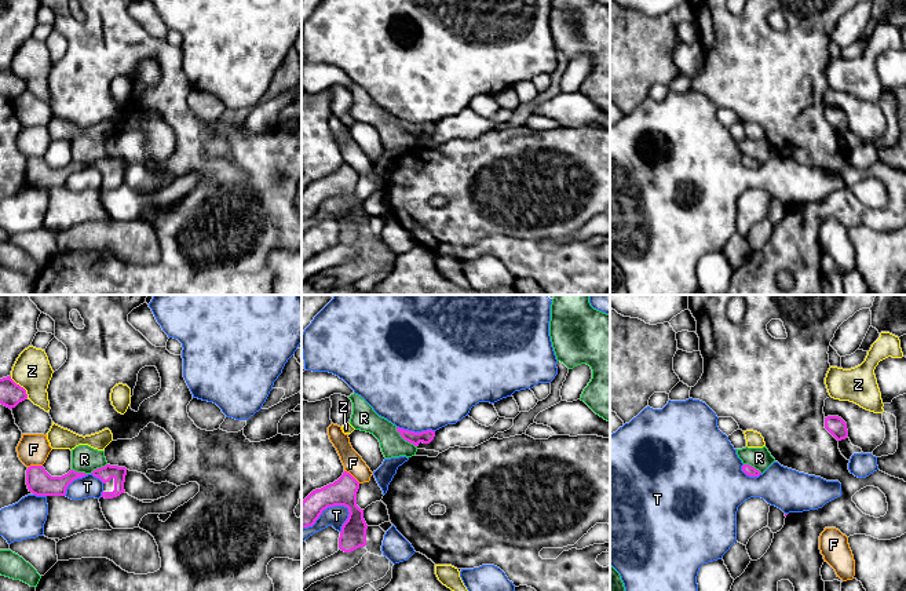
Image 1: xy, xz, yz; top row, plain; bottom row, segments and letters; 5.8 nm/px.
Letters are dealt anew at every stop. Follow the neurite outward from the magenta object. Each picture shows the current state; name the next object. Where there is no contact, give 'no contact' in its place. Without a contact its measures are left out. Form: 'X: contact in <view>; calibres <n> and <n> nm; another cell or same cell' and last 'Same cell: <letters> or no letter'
F: contact in xz; calibres 160 and 120 nm; another cell
R: contact in xz; calibres 80 and 140 nm; another cell
T: contact in xz; calibres 160 and 120 nm; another cell
Z: contact in xy; calibres 140 and 220 nm; another cell
Same cell: no letter

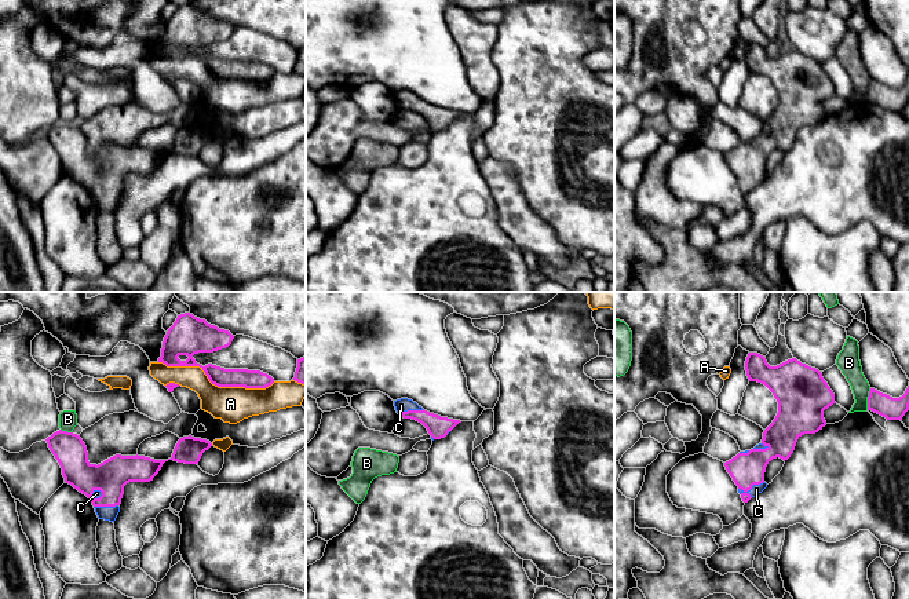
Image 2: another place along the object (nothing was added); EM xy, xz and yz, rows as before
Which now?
A: contact in xy; calibres 120 and 200 nm; another cell
B: contact in yz; calibres 130 and 130 nm; another cell
C: contact in yz; calibres 190 and 60 nm; another cell
Same cell: no letter

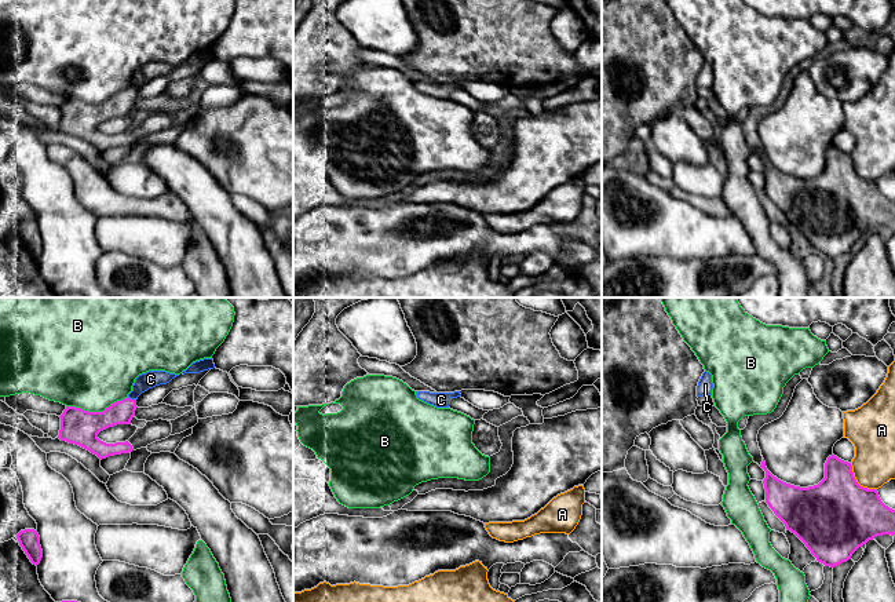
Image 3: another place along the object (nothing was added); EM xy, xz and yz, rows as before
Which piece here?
A: contact in yz; calibres 440 and 240 nm; another cell
B: contact in xy; calibres 200 and 460 nm; another cell
C: contact in xy; calibres 140 and 100 nm; same cell
Same cell: C

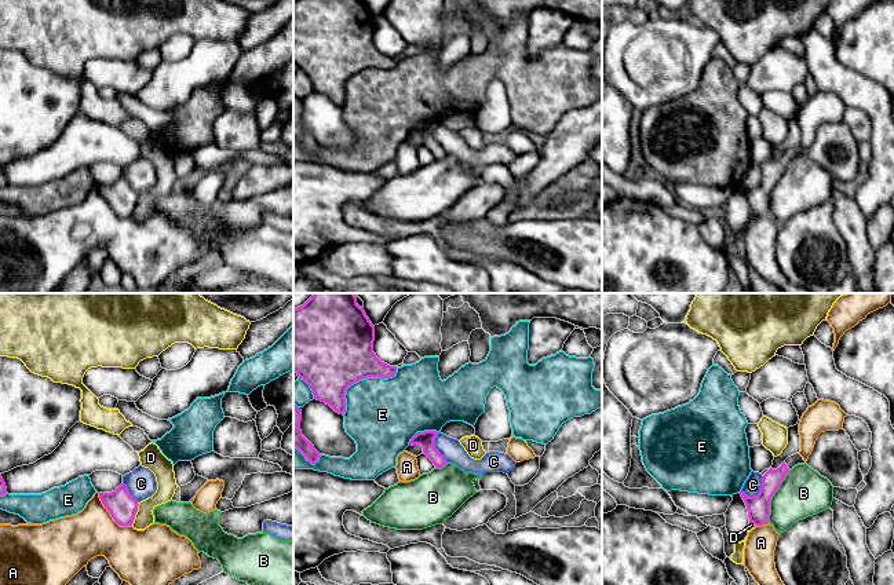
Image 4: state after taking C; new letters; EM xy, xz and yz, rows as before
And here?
A: contact in xy; calibres 170 and 280 nm; another cell
B: contact in yz; calibres 130 and 280 nm; another cell
C: contact in yz; calibres 130 and 100 nm; another cell
D: contact in xy; calibres 170 and 110 nm; another cell
E: contact in xz; calibres 480 and 440 nm; another cell
Same cell: no letter

